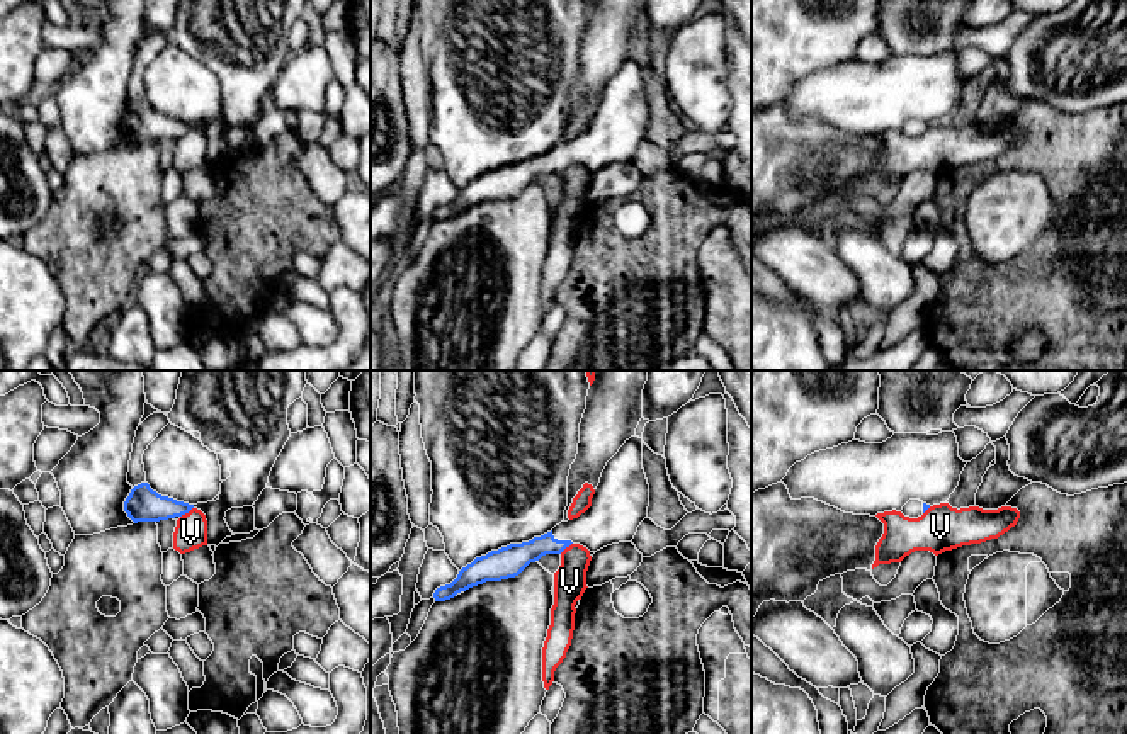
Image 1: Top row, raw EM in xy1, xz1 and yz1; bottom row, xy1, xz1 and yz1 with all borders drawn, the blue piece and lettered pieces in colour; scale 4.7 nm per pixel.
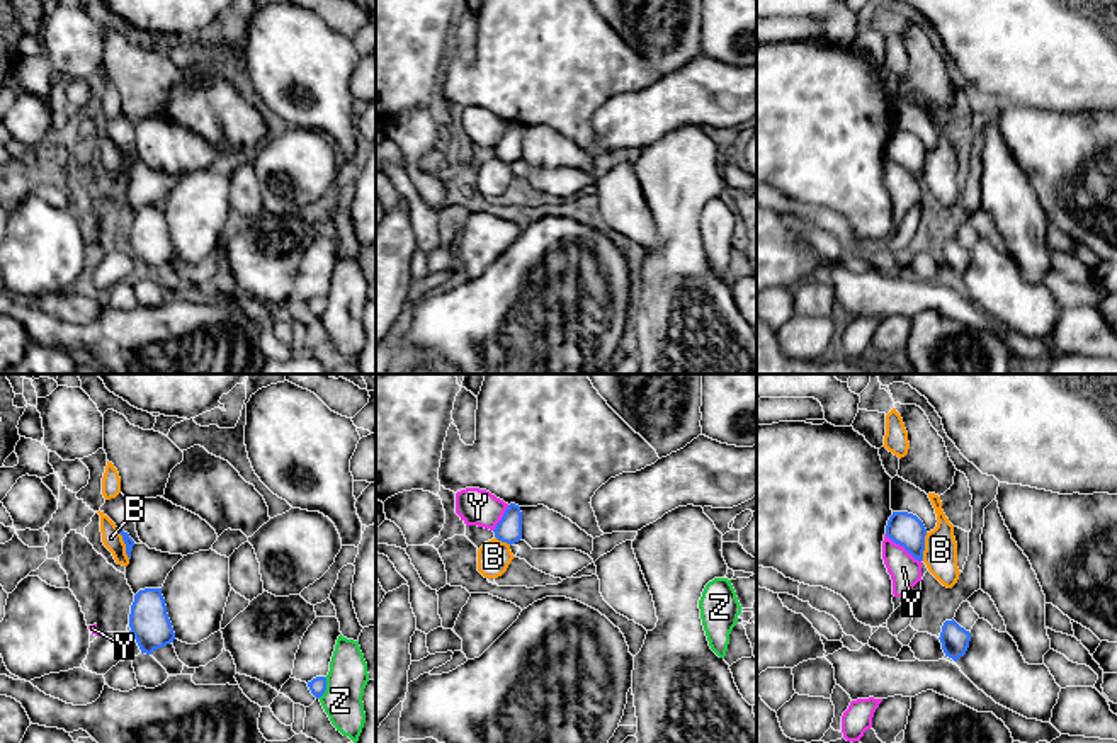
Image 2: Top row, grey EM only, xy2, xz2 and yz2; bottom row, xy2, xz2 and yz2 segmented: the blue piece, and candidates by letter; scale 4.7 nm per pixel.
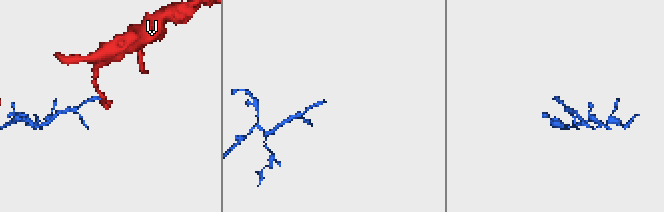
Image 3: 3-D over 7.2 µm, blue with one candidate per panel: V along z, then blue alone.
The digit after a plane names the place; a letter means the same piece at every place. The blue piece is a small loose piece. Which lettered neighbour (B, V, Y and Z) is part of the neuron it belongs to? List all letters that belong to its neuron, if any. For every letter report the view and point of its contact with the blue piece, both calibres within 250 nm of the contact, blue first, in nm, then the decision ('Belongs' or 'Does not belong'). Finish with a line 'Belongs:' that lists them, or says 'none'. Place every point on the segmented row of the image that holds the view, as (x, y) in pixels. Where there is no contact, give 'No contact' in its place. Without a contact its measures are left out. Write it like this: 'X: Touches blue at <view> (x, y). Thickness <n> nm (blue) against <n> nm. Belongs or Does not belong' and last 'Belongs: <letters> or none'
B: Touches blue at xy2 (124, 543). Thickness 50 nm (blue) against 90 nm. Does not belong
V: Touches blue at xy1 (186, 512). Thickness 160 nm (blue) against 160 nm. Does not belong
Y: Touches blue at yz2 (903, 546). Thickness 160 nm (blue) against 150 nm. Does not belong
Z: Touches blue at xy2 (325, 687). Thickness 80 nm (blue) against 190 nm. Does not belong
Belongs: none

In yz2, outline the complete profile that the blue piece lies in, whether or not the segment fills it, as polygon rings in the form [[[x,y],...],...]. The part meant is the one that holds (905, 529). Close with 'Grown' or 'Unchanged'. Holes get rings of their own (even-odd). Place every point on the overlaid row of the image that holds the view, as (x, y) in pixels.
[[[893,512],[886,525],[886,536],[903,546],[915,559],[923,561],[927,529],[916,515]]]. Unchanged

